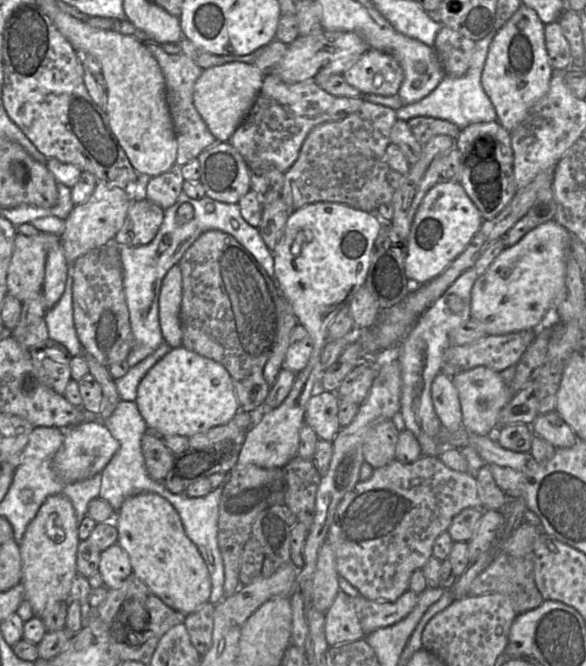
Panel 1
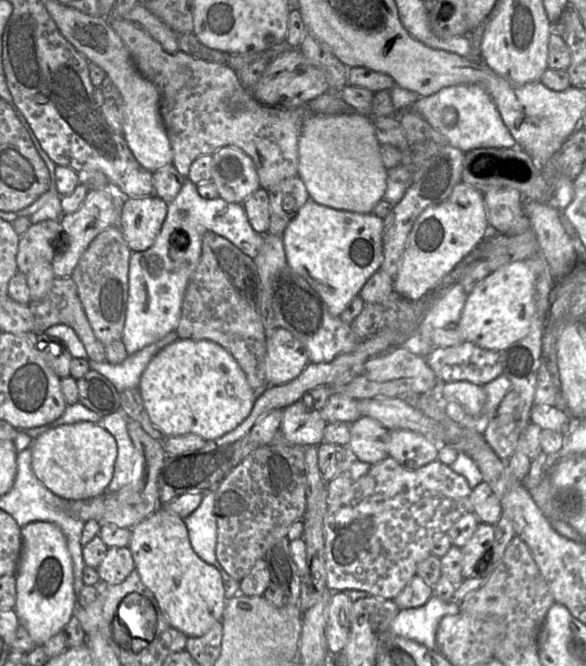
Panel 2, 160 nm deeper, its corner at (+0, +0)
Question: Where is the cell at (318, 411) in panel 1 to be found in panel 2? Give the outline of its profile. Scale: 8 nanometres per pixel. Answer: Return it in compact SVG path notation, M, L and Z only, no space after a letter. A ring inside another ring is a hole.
M299 400L283 410L279 431L291 445L318 447L324 442L326 426L320 411L307 408Z

